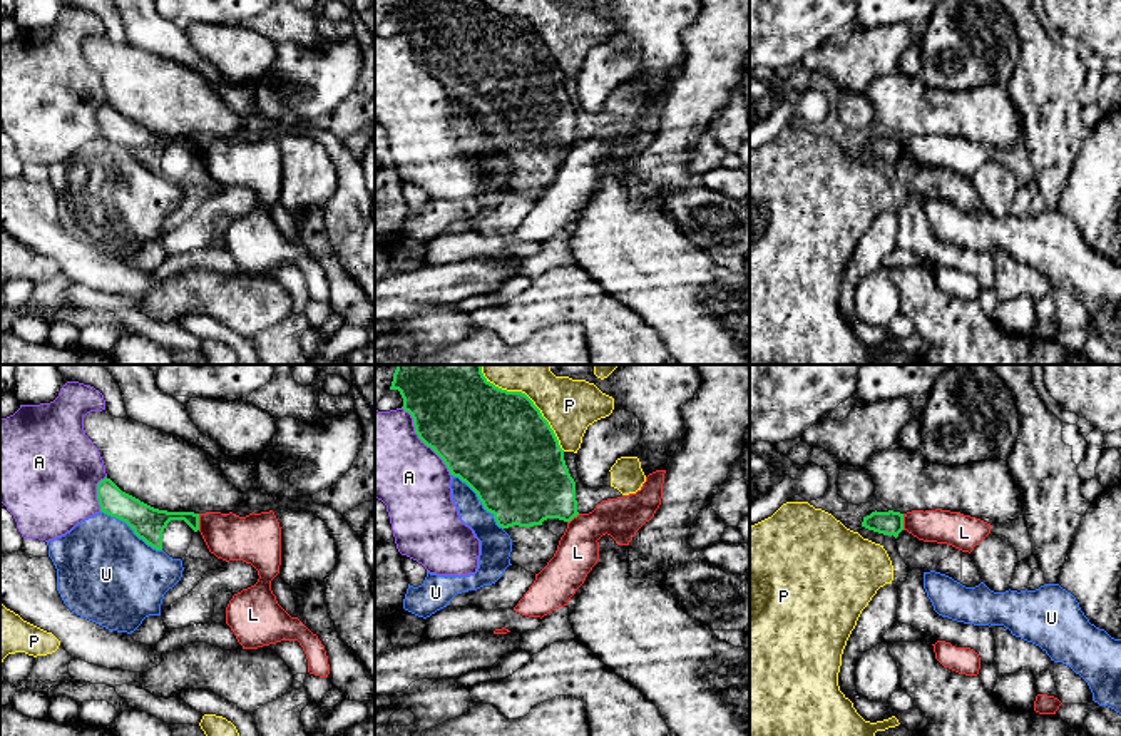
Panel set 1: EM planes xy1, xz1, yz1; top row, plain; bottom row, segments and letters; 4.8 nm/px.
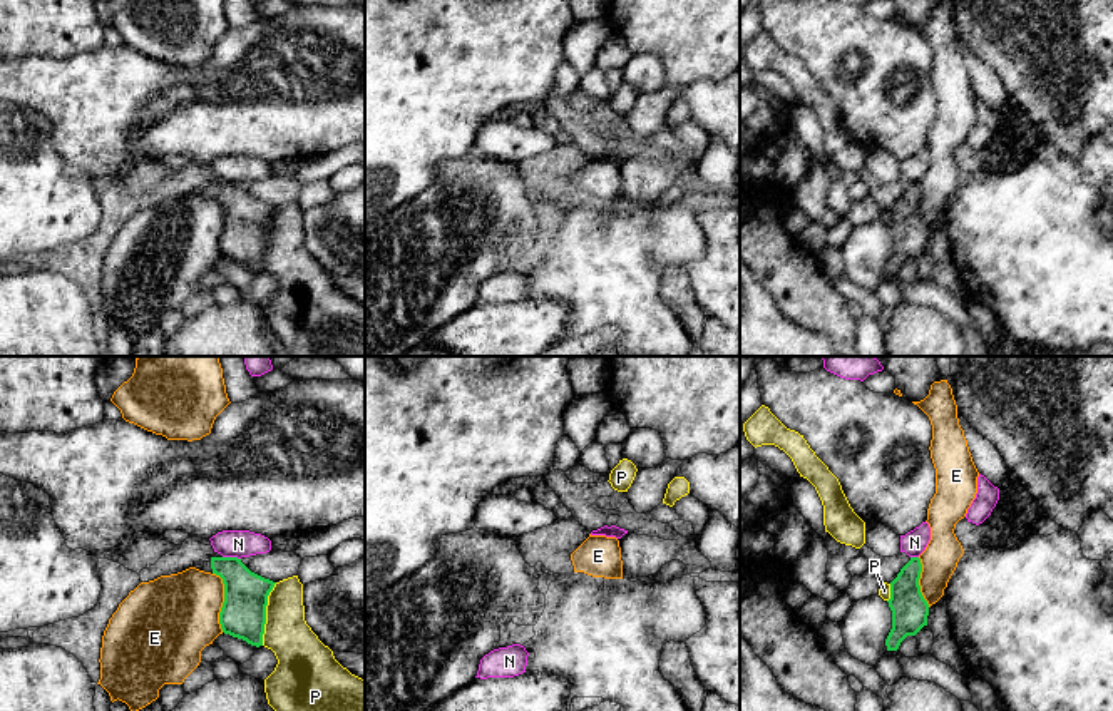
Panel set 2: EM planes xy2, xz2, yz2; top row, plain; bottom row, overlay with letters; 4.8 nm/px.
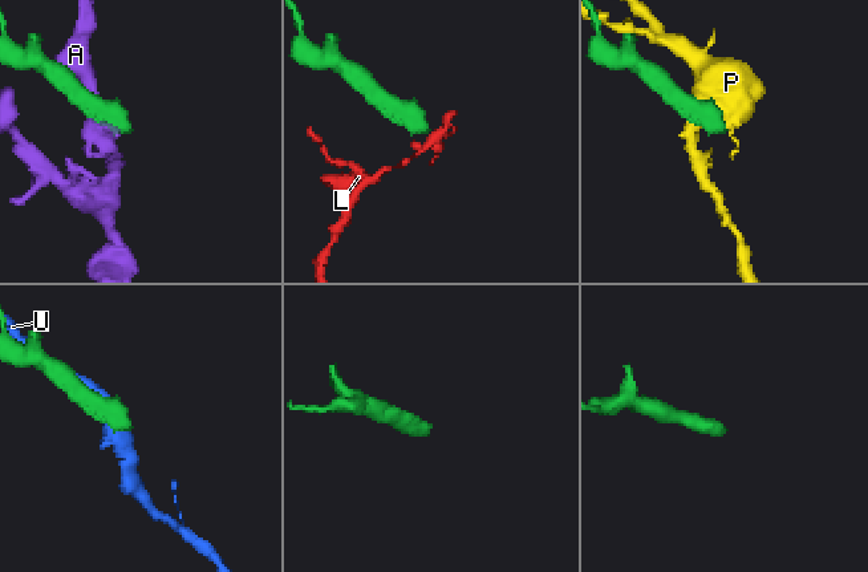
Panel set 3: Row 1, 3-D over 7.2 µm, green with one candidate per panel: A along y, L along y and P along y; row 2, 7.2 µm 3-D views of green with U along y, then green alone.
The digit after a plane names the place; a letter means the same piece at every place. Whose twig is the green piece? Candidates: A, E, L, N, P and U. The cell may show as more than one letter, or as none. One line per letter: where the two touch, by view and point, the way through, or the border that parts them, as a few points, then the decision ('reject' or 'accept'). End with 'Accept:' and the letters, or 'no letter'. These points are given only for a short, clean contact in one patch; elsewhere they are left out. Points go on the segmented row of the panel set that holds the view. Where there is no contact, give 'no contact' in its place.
A: meets green in xz1 at (424, 442); reject
E: meets green in xy2 at (225, 601); border along xy2 (213, 572), (223, 584), (223, 631); reject
L: meets green in xy1 at (198, 522); border along xy1 (198, 514), (199, 529); reject
N: meets green in xy2 at (231, 557); border along xy2 (223, 556), (236, 556), (240, 559); reject
P: meets green in xz1 at (527, 397); reject
U: meets green in xz1 at (479, 499); reject
Accept: no letter

